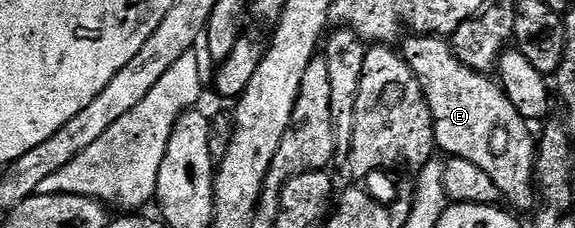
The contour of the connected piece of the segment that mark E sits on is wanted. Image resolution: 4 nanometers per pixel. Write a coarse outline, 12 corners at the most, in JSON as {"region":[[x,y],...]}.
{"region":[[439,35],[402,54],[437,148],[534,199],[538,143],[504,89]]}

